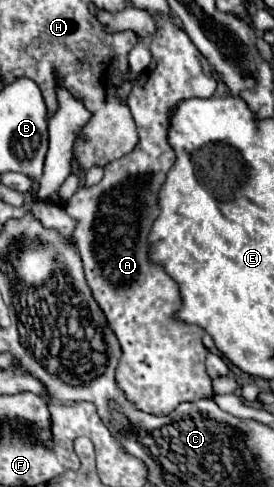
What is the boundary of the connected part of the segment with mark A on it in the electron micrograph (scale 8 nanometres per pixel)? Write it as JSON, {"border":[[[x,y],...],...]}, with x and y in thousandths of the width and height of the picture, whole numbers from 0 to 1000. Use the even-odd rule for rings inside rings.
{"border":[[[631,43],[580,47],[566,76],[551,84],[551,113],[558,113],[558,121],[551,121],[544,138],[485,170],[485,183],[464,203],[464,216],[478,224],[478,236],[493,244],[500,273],[507,273],[500,302],[478,314],[464,314],[456,322],[383,339],[376,368],[354,380],[296,384],[237,417],[237,437],[259,450],[274,450],[266,491],[288,511],[288,524],[303,532],[318,581],[449,717],[449,729],[442,729],[442,741],[427,754],[427,786],[456,803],[464,819],[485,823],[515,844],[602,852],[602,848],[624,848],[639,840],[639,832],[653,832],[661,823],[719,823],[719,819],[777,815],[770,774],[755,770],[755,758],[748,758],[755,717],[734,700],[748,688],[748,676],[726,667],[653,659],[639,651],[639,643],[668,630],[653,581],[631,569],[617,569],[617,561],[595,552],[595,544],[551,536],[544,478],[588,433],[580,429],[580,392],[609,368],[617,347],[639,339],[639,310],[609,285],[624,240],[631,240],[646,216],[675,203],[777,199],[792,166],[777,162],[777,146],[770,146],[763,129],[748,125],[748,117],[690,84],[682,68],[668,60],[653,60]]]}

